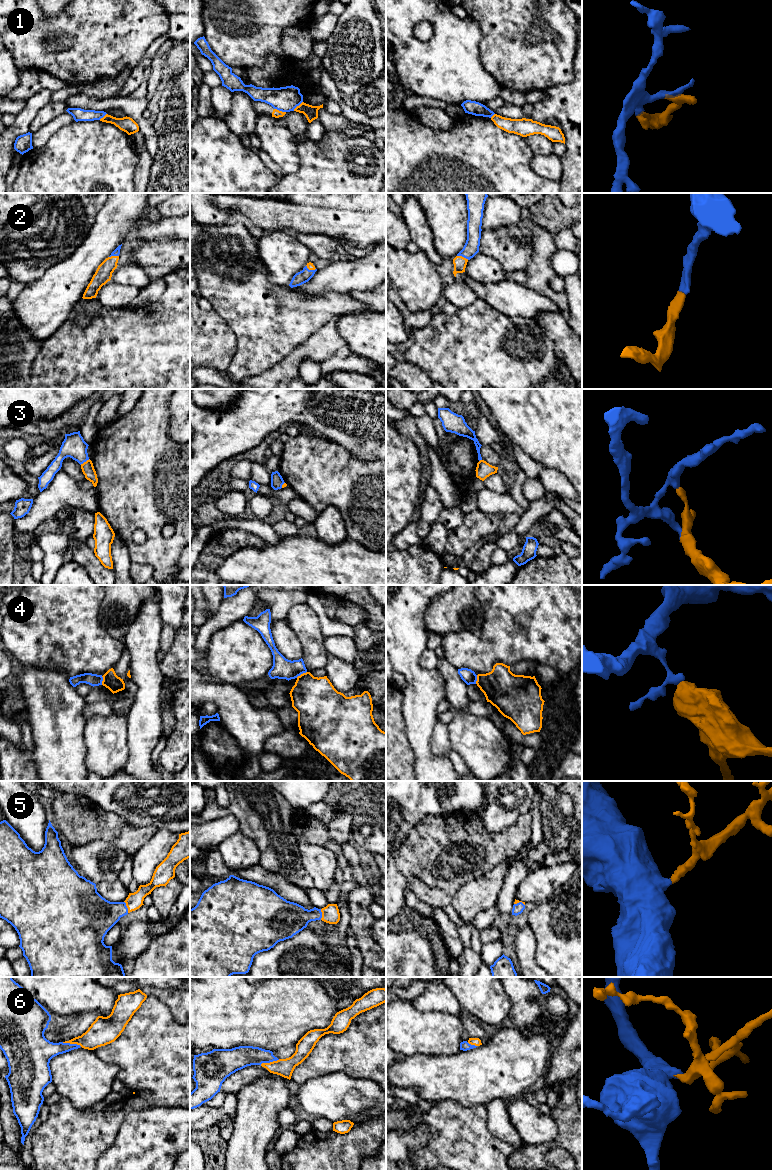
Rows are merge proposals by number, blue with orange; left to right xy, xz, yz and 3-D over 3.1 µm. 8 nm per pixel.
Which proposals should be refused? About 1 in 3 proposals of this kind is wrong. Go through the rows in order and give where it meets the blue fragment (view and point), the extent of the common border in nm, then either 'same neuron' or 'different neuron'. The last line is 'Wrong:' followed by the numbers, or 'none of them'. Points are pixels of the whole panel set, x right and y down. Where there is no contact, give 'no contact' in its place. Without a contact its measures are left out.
1: xz (280, 110) | 100 nm | different neuron
2: yz (463, 256) | 100 nm | same neuron
3: xy (84, 461) | 90 nm | different neuron
4: xz (301, 673) | 100 nm | different neuron
5: xy (126, 907) | 100 nm | same neuron
6: xz (269, 1062) | 170 nm | same neuron
Wrong: 1, 3, 4

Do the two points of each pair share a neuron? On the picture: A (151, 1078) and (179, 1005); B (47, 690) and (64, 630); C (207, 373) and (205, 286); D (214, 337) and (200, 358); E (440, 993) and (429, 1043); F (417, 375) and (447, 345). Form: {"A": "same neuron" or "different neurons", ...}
{"A": "different neurons", "B": "different neurons", "C": "different neurons", "D": "same neuron", "E": "different neurons", "F": "different neurons"}

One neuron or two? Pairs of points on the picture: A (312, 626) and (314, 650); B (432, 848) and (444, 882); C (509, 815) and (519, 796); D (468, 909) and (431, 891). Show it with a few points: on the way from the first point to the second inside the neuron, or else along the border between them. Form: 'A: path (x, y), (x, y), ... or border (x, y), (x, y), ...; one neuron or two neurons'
A: path (308, 632), (307, 639), (312, 644); one neuron
B: path (432, 856), (432, 869), (436, 874); one neuron
C: path (509, 810), (509, 806), (514, 801); one neuron
D: border (466, 883), (456, 892), (450, 903); two neurons

